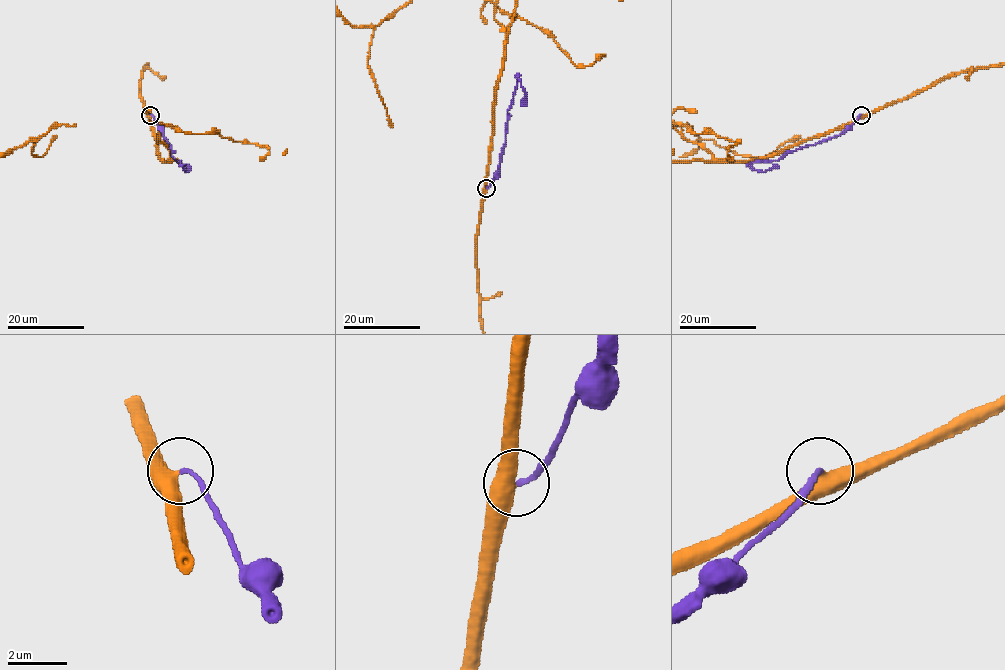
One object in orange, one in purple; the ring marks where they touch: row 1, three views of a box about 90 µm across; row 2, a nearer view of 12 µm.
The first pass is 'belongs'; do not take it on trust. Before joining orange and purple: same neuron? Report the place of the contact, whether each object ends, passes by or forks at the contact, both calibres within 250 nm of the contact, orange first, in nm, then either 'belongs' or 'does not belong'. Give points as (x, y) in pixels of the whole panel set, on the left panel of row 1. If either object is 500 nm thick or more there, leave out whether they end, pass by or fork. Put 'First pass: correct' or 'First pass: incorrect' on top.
First pass: correct
at (150, 115); orange passes by; purple ends there; 440 nm thick on the orange side, 150 nm on the other; belongs

